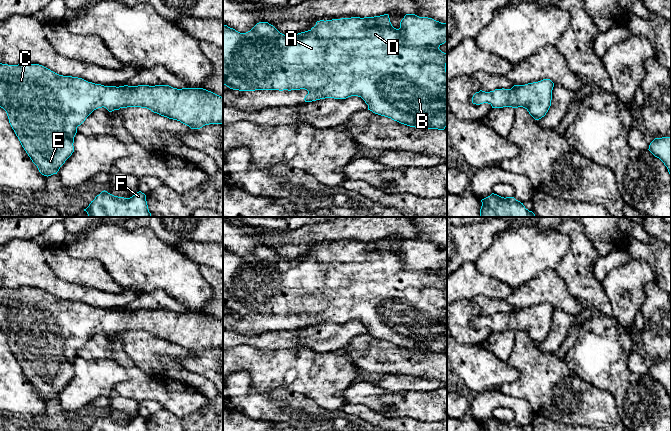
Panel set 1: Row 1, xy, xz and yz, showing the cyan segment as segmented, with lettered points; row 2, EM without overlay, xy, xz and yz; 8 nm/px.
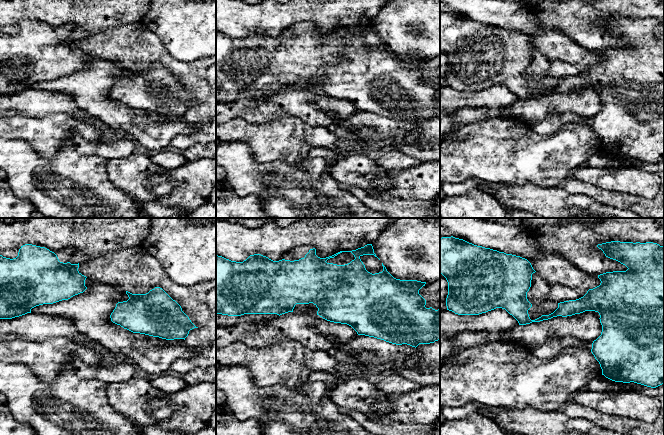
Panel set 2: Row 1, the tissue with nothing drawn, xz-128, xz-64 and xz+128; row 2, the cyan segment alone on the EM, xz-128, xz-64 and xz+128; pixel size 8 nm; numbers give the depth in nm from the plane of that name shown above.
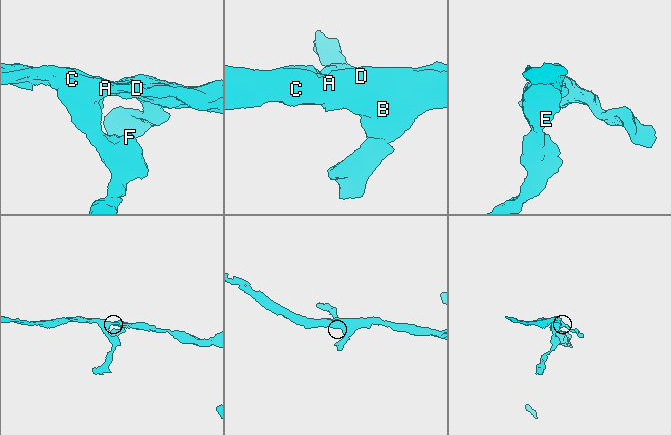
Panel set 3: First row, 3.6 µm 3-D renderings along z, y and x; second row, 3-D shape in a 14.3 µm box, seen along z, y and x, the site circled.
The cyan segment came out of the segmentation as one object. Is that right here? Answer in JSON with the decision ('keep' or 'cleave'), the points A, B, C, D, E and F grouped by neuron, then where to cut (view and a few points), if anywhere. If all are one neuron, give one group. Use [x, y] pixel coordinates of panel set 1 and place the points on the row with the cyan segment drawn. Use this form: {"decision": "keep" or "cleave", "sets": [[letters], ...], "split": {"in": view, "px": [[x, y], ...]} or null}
{"decision": "keep", "sets": [["A", "B", "C", "D", "E", "F"]], "split": null}

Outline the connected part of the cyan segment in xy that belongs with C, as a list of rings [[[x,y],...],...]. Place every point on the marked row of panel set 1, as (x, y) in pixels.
[[[0,63],[0,107],[6,111],[12,129],[32,162],[47,177],[57,174],[72,155],[77,127],[98,108],[104,107],[109,112],[127,107],[147,108],[161,116],[180,121],[191,129],[200,129],[209,124],[223,124],[223,97],[203,88],[177,89],[169,85],[104,86],[78,77],[59,75],[42,65],[31,63]]]

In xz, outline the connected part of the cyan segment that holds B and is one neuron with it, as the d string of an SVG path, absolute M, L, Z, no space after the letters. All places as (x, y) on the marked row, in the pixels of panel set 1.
M388 14L374 17L351 17L332 20L320 20L310 30L288 36L280 33L268 22L257 23L250 31L240 33L233 28L223 25L223 85L239 91L255 90L300 90L305 89L308 94L305 102L312 102L325 98L346 99L351 96L361 97L368 105L368 110L375 114L391 118L401 124L421 128L444 130L447 126L447 53L439 47L447 41L447 23L441 23L432 18L419 17L415 14L406 14L400 22L400 28L392 26Z

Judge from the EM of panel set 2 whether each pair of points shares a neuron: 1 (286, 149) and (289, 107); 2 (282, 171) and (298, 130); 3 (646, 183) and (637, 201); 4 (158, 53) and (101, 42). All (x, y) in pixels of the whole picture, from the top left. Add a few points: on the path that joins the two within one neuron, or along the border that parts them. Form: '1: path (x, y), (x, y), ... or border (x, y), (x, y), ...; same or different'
1: border (265, 121), (297, 116), (310, 125); different
2: border (306, 157), (297, 164), (283, 161), (261, 162); different
3: border (616, 190), (653, 198); different
4: path (144, 49), (130, 43), (115, 43); same

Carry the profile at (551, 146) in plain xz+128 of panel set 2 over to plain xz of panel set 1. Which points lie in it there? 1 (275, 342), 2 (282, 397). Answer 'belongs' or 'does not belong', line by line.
1: does not belong
2: does not belong

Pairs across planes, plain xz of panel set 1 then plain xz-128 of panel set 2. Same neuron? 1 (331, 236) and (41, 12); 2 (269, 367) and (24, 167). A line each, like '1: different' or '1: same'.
1: same
2: different

